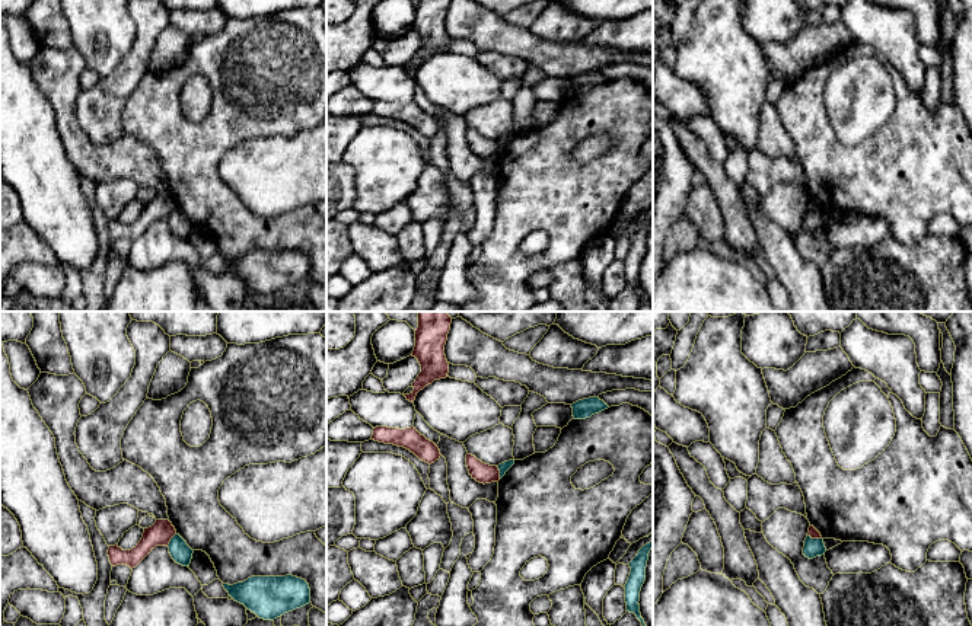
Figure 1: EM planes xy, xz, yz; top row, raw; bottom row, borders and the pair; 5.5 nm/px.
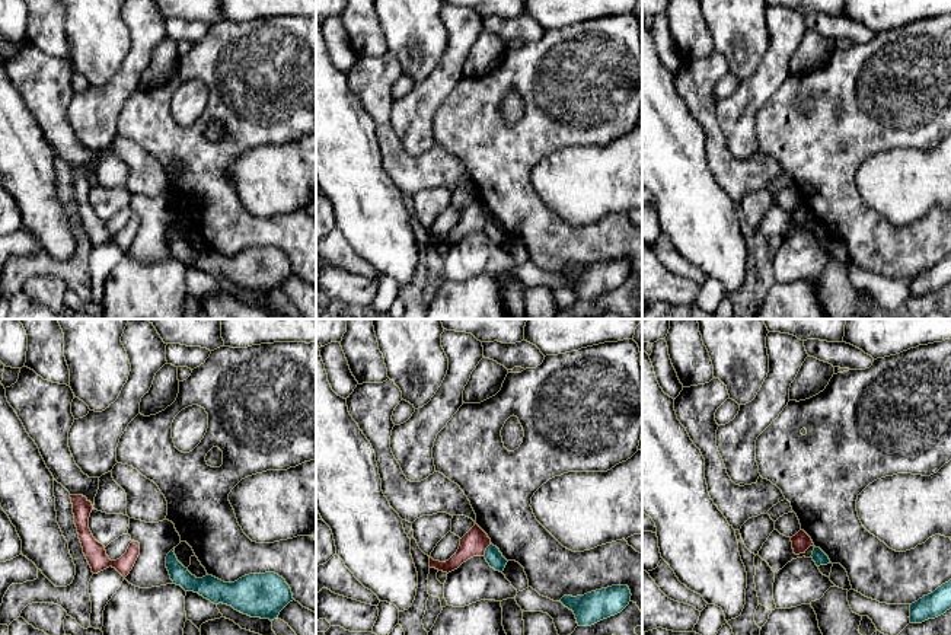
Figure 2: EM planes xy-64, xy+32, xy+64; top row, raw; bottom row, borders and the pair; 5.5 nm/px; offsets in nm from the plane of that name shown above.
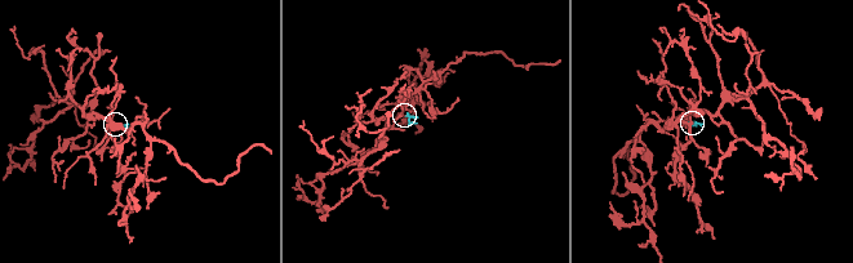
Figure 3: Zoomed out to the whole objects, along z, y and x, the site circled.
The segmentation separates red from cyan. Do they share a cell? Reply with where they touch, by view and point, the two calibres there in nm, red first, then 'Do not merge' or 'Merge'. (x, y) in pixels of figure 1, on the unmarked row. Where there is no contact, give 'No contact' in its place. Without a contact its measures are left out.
Touches red at xz (499, 146). Thickness 110 nm (red) against 60 nm. Do not merge

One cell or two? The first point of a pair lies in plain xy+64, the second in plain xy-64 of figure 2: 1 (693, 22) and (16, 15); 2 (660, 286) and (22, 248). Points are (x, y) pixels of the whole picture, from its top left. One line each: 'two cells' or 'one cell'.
1: two cells
2: two cells

